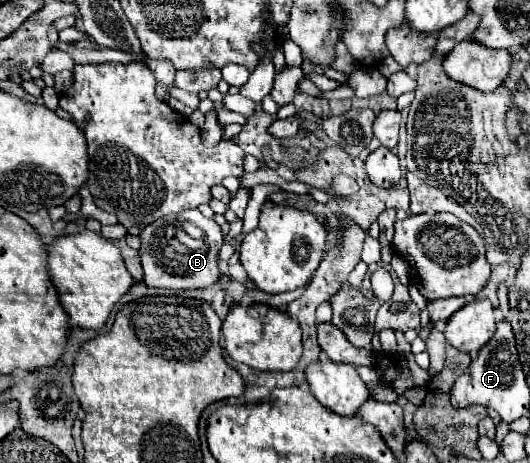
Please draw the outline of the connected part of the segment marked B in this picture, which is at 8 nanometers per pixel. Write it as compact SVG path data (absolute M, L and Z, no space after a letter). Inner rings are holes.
M188 209L146 225L140 231L140 241L142 245L138 249L138 257L144 269L144 283L152 289L164 289L172 293L182 289L204 289L216 285L222 277L218 269L218 253L224 243L224 235L220 225L214 219L206 219L198 209ZM186 223L188 227L196 227L202 233L196 231L196 237L192 237L184 229Z

